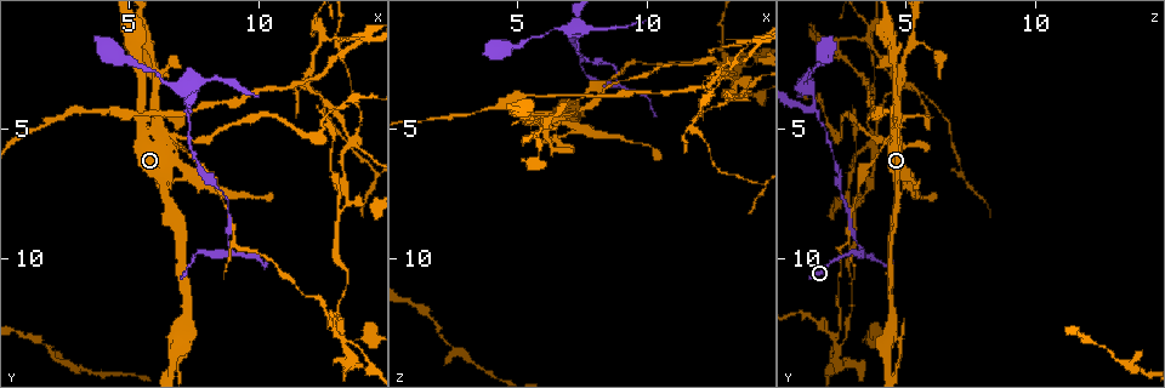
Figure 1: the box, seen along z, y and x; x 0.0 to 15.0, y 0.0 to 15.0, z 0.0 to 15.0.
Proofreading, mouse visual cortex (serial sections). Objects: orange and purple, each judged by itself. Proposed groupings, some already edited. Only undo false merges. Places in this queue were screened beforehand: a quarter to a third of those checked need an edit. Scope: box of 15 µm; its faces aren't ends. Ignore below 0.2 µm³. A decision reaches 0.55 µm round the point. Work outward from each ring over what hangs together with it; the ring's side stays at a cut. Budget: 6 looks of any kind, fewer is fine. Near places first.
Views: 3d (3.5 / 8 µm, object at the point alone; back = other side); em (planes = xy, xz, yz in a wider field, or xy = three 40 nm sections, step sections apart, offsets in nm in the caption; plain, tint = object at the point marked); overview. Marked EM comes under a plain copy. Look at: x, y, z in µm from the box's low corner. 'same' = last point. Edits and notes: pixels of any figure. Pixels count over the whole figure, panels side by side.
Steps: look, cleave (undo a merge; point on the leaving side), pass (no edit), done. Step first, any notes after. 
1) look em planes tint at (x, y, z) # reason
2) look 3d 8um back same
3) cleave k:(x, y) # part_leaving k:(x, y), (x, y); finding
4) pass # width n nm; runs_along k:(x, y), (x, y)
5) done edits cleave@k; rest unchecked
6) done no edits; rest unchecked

look 3d 8um back at (6.3, 5.3, 4.5) # touches itself

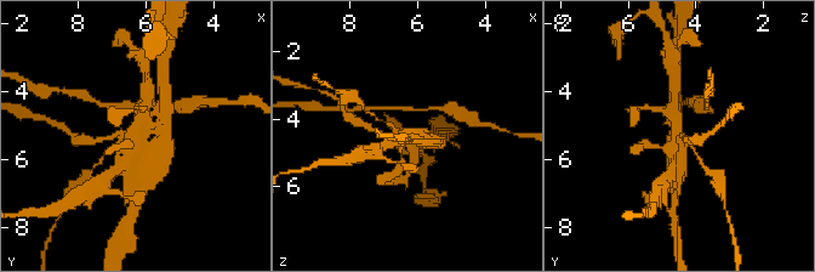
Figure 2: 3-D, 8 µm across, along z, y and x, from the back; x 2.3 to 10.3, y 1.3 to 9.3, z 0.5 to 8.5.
look 3d 3.5um at (6.3, 5.3, 4.7) # closer look

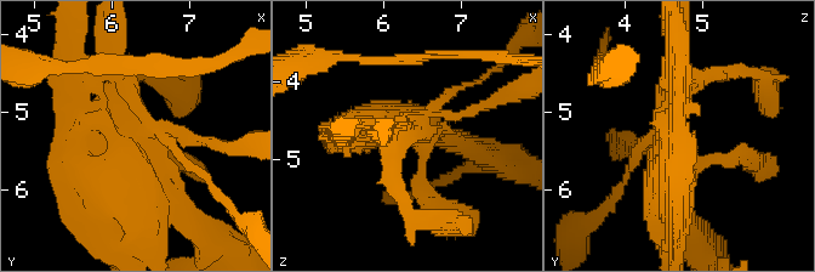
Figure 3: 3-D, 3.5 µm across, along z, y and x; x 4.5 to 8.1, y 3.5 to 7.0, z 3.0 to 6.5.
look em planes tint at (6.35, 5.30, 4.60) # arms 4; arm_widths 150, 150, 250, 500 nm

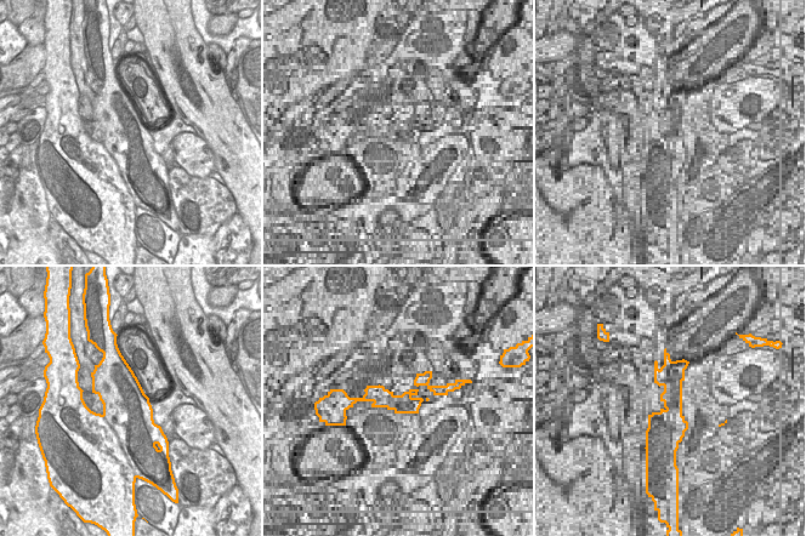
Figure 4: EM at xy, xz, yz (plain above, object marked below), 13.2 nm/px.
cleave 3:(469, 141) # width 700 nm; part_leaving 3:(400, 126), (415, 129), (445, 95), (479, 79); two cells meet here

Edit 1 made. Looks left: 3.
look 3d 8um back at (8.9, 9.8, 3.4) # abrupt turn

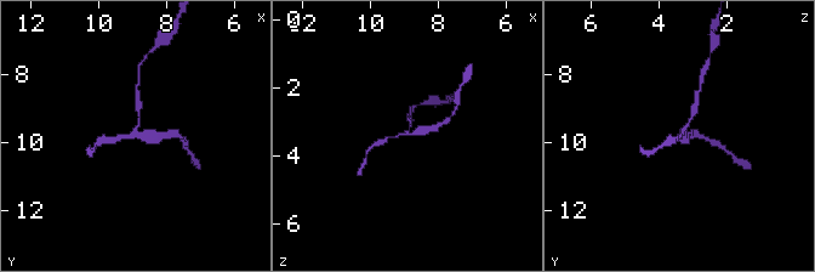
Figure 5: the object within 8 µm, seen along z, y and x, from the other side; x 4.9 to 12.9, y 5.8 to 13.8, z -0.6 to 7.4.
look 3d 3.5um at (8.8, 9.7, 3.3) # zoom in

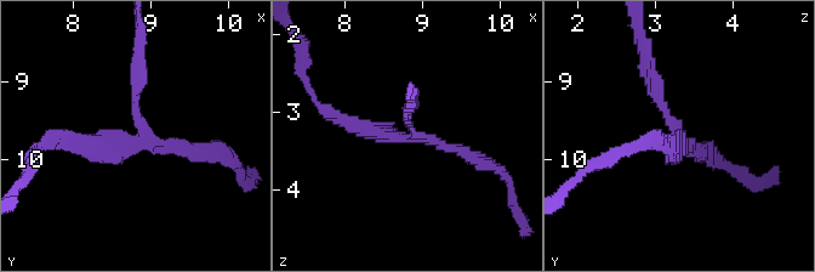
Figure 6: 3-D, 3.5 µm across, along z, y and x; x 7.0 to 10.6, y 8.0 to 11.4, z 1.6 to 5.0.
look em xy step 5 tint at (8.80, 9.80, 3.35) # need the tissue

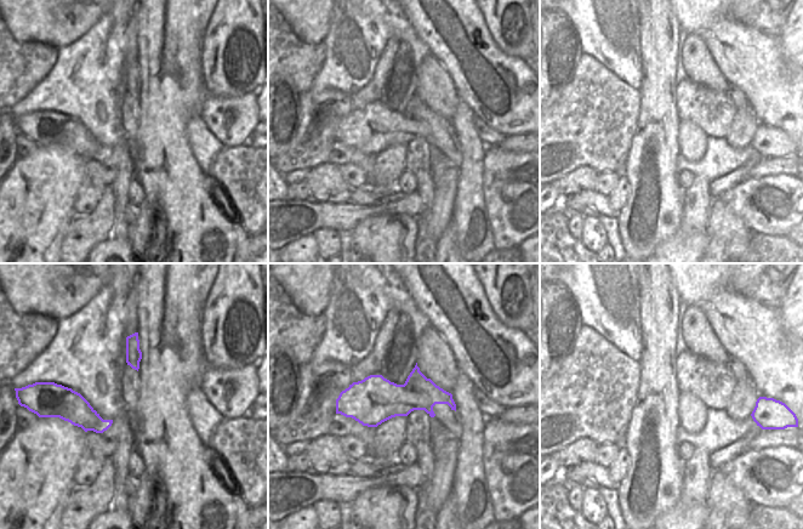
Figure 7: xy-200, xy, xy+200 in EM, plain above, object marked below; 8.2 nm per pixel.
cleave 6:(135, 101) # part_leaving 6:(140, 137), (140, 33); a second cell is stuck on

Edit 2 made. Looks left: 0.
done edits cleave@3, cleave@6; rest unchecked

